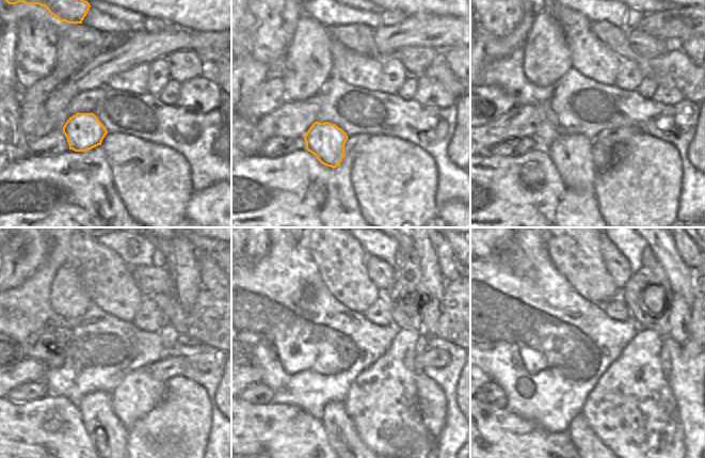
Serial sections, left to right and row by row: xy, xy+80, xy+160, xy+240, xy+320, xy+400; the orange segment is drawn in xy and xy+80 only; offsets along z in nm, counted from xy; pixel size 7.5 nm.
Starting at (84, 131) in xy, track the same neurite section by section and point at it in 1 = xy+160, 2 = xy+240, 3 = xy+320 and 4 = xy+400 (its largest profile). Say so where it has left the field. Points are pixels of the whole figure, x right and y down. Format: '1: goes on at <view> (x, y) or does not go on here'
1: goes on at xy+160 (572, 155)
2: goes on at xy+240 (109, 436)
3: goes on at xy+320 (341, 432)
4: goes on at xy+400 (587, 443)

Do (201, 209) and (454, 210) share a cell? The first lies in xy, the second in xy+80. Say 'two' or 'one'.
one

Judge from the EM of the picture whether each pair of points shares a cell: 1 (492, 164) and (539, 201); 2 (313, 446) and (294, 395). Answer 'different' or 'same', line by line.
1: same
2: different

